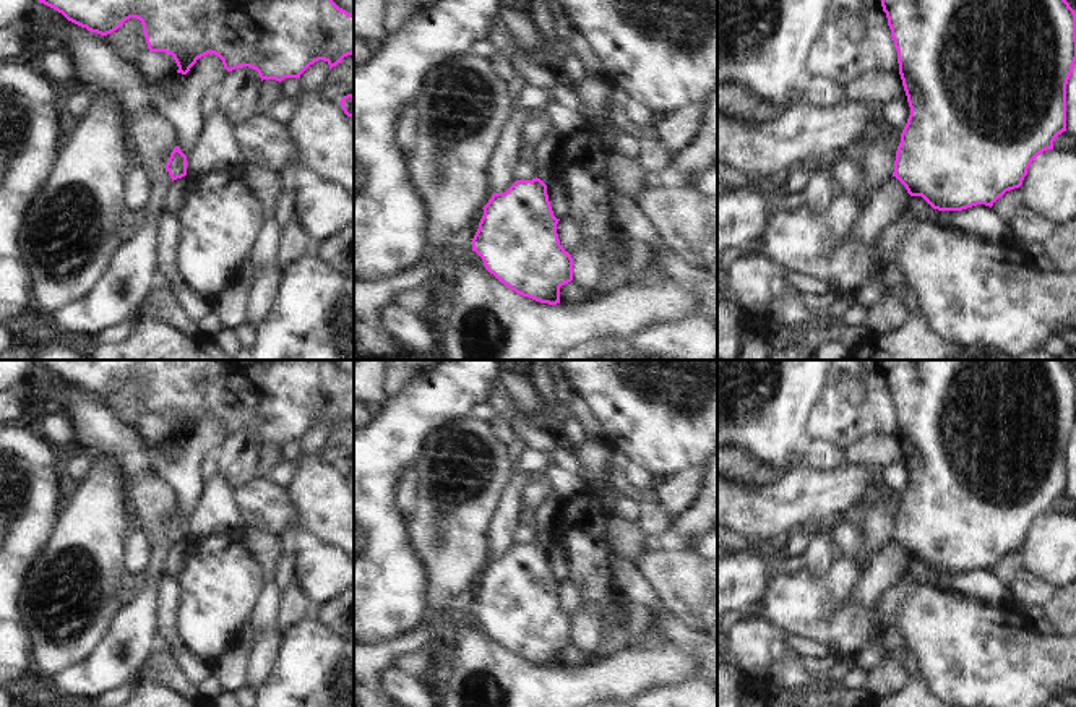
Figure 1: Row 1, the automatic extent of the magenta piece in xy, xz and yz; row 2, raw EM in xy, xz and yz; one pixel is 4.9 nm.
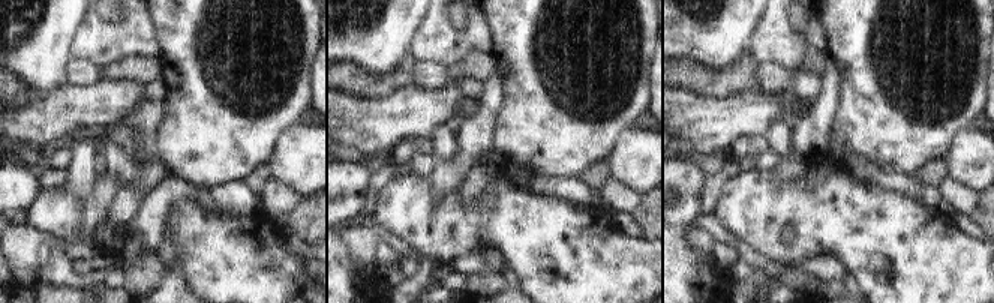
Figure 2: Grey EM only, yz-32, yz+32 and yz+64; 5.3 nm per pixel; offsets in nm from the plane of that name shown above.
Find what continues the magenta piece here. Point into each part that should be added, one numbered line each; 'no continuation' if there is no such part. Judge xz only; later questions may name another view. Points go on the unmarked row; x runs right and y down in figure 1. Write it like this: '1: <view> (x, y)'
no continuation

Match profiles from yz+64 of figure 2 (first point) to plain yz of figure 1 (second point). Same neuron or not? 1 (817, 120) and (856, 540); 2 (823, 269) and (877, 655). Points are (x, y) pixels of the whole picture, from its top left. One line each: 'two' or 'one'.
1: two
2: one

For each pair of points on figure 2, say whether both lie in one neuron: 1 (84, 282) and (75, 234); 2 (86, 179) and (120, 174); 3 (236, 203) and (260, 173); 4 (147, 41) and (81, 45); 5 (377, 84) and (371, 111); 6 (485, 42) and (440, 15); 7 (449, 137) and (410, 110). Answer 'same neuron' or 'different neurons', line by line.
1: different neurons
2: different neurons
3: different neurons
4: same neuron
5: different neurons
6: same neuron
7: different neurons

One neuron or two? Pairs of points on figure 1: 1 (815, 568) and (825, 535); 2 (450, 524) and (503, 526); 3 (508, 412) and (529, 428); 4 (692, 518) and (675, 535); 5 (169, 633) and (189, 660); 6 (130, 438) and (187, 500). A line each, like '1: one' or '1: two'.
1: one
2: two
3: two
4: one
5: one
6: two

